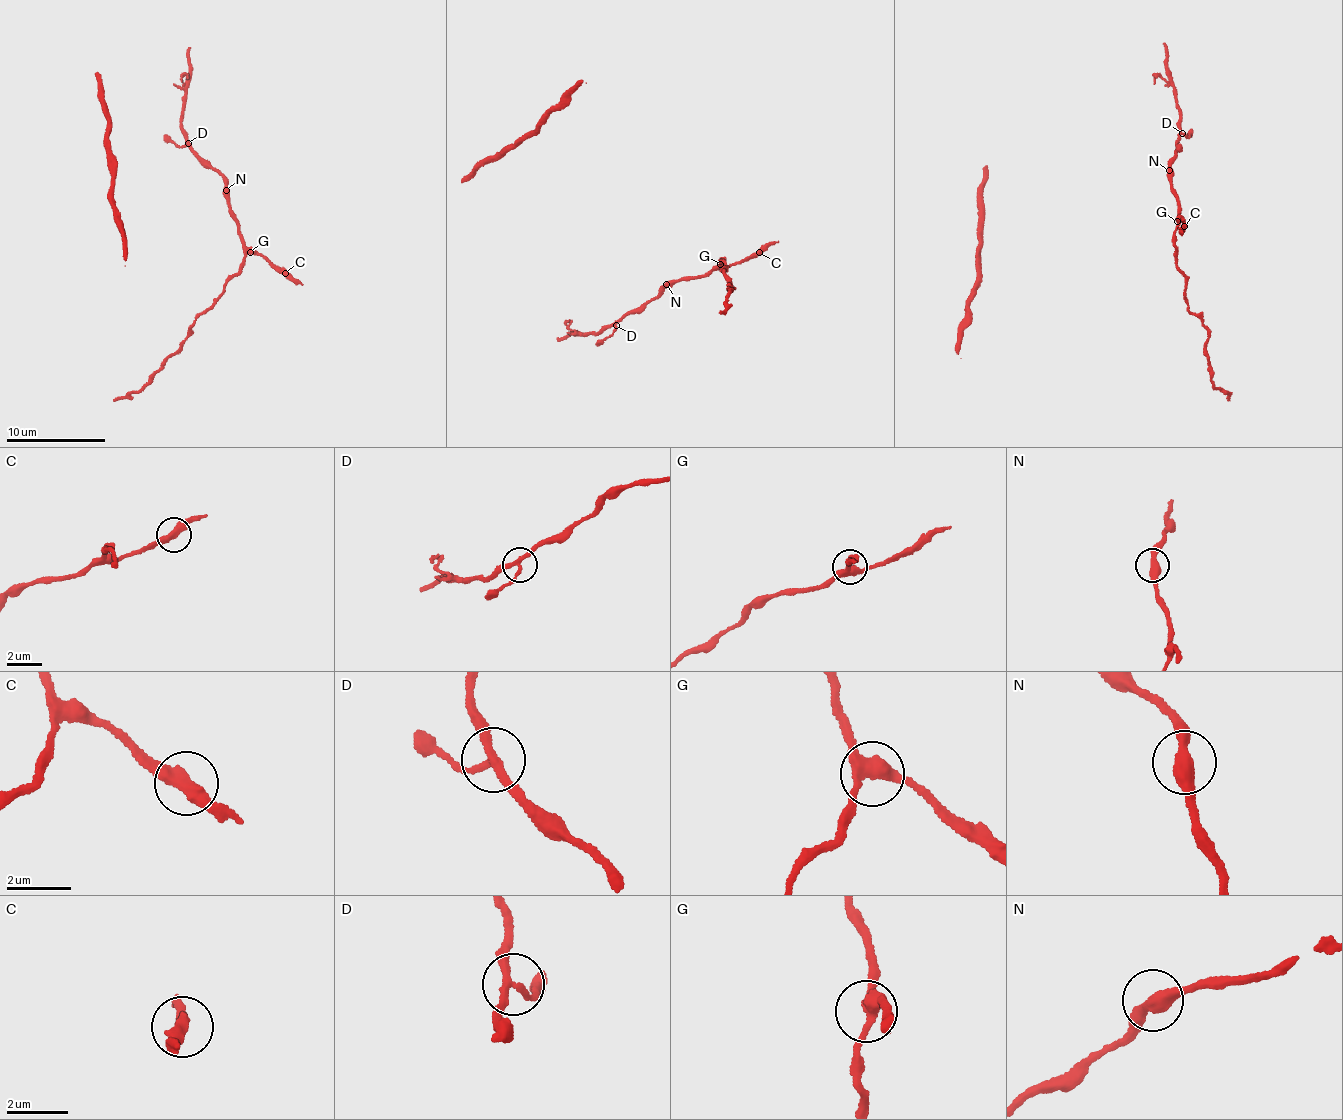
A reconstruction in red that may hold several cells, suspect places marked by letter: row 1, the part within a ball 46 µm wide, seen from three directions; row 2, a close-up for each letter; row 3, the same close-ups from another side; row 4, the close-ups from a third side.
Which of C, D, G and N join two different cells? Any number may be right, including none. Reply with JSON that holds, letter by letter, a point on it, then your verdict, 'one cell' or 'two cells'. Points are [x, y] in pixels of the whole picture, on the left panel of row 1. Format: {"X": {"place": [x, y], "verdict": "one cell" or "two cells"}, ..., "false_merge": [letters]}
{"C": {"place": [285, 273], "verdict": "one cell"}, "D": {"place": [188, 143], "verdict": "one cell"}, "G": {"place": [250, 252], "verdict": "one cell"}, "N": {"place": [226, 190], "verdict": "one cell"}, "false_merge": []}

